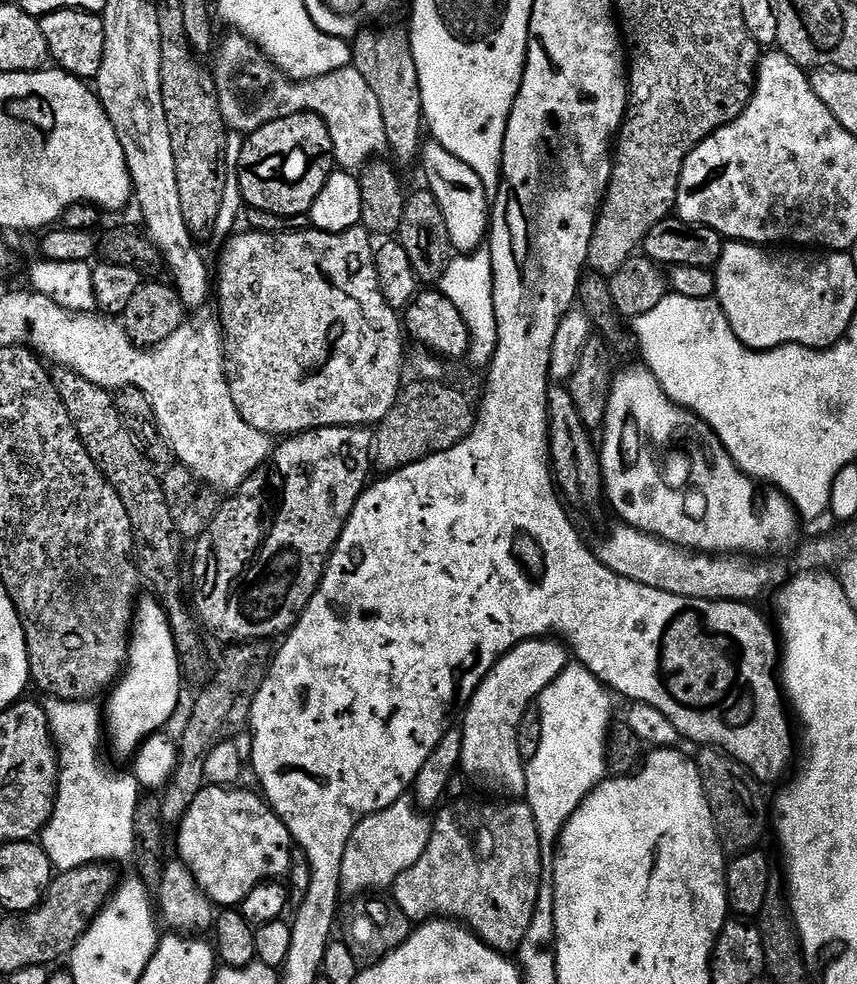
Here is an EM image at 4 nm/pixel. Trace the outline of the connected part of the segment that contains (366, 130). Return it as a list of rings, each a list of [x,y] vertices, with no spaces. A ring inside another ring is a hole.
[[[349,66],[334,70],[314,80],[316,84],[308,80],[308,96],[304,96],[304,104],[308,104],[308,112],[318,114],[326,122],[332,134],[334,160],[341,169],[363,169],[375,157],[372,156],[375,152],[389,151],[382,106],[370,90],[370,82],[362,78],[359,67]]]

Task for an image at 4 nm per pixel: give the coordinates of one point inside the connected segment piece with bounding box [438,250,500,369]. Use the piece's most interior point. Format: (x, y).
(467, 281)

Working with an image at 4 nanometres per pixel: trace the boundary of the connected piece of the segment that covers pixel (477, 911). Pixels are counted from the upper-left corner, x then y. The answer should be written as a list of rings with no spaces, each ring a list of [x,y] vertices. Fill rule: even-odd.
[[[472,800],[469,804],[456,804],[446,809],[431,829],[428,848],[422,858],[396,879],[394,899],[413,922],[451,918],[468,925],[497,952],[512,954],[520,947],[534,918],[540,887],[546,880],[546,852],[540,845],[538,826],[528,804],[504,803],[508,804],[479,804]]]

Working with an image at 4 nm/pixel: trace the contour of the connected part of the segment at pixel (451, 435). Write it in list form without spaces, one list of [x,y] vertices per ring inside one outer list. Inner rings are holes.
[[[420,382],[417,388],[412,388],[403,393],[396,405],[390,410],[390,414],[382,422],[379,432],[374,438],[374,464],[377,469],[384,468],[385,473],[396,471],[397,468],[405,468],[419,460],[425,460],[427,456],[433,456],[439,452],[450,450],[456,444],[461,444],[465,438],[471,435],[473,428],[478,423],[478,412],[472,404],[456,388],[447,388],[444,382]]]

